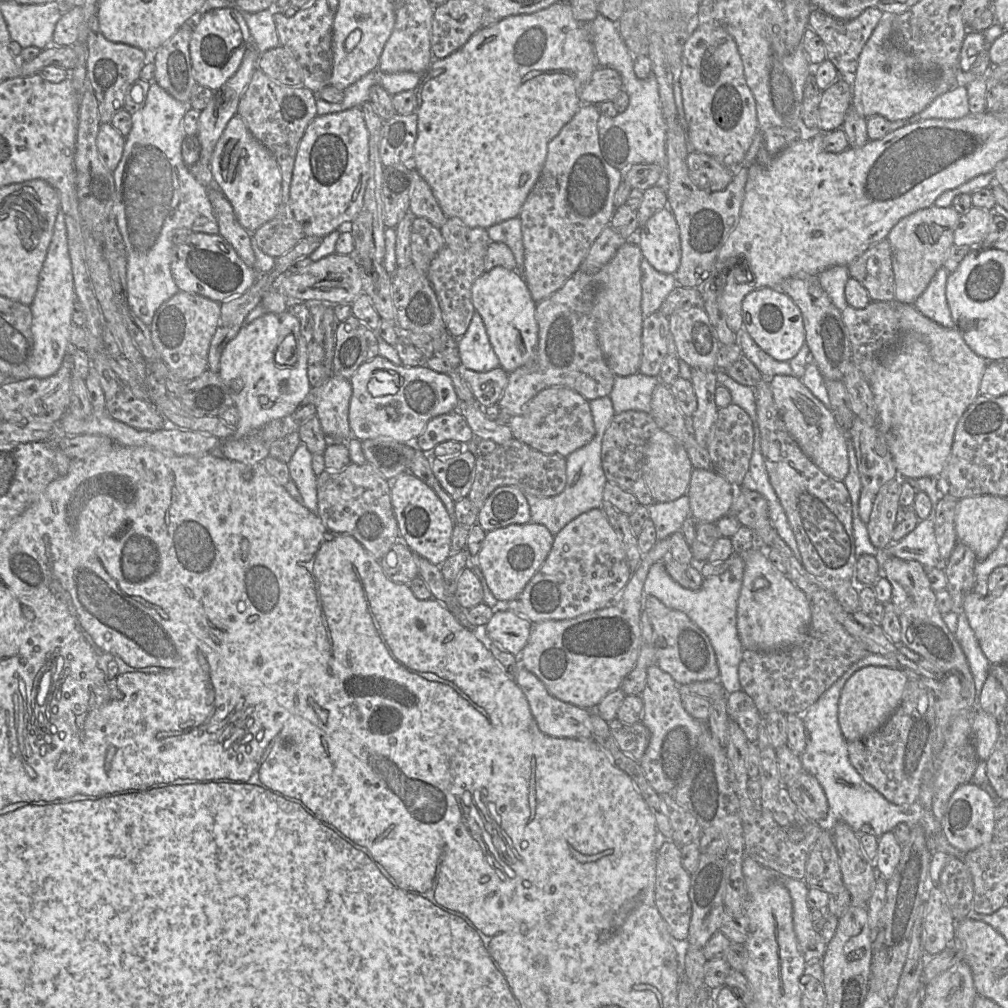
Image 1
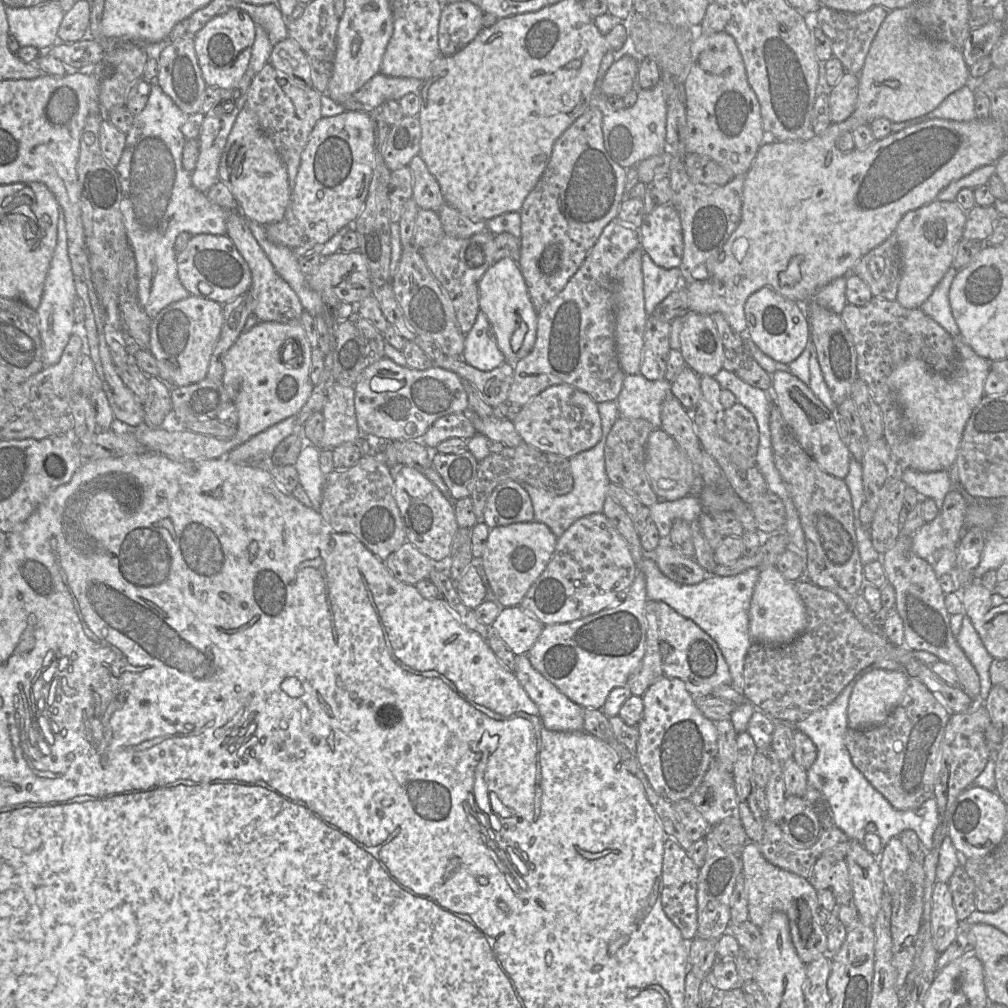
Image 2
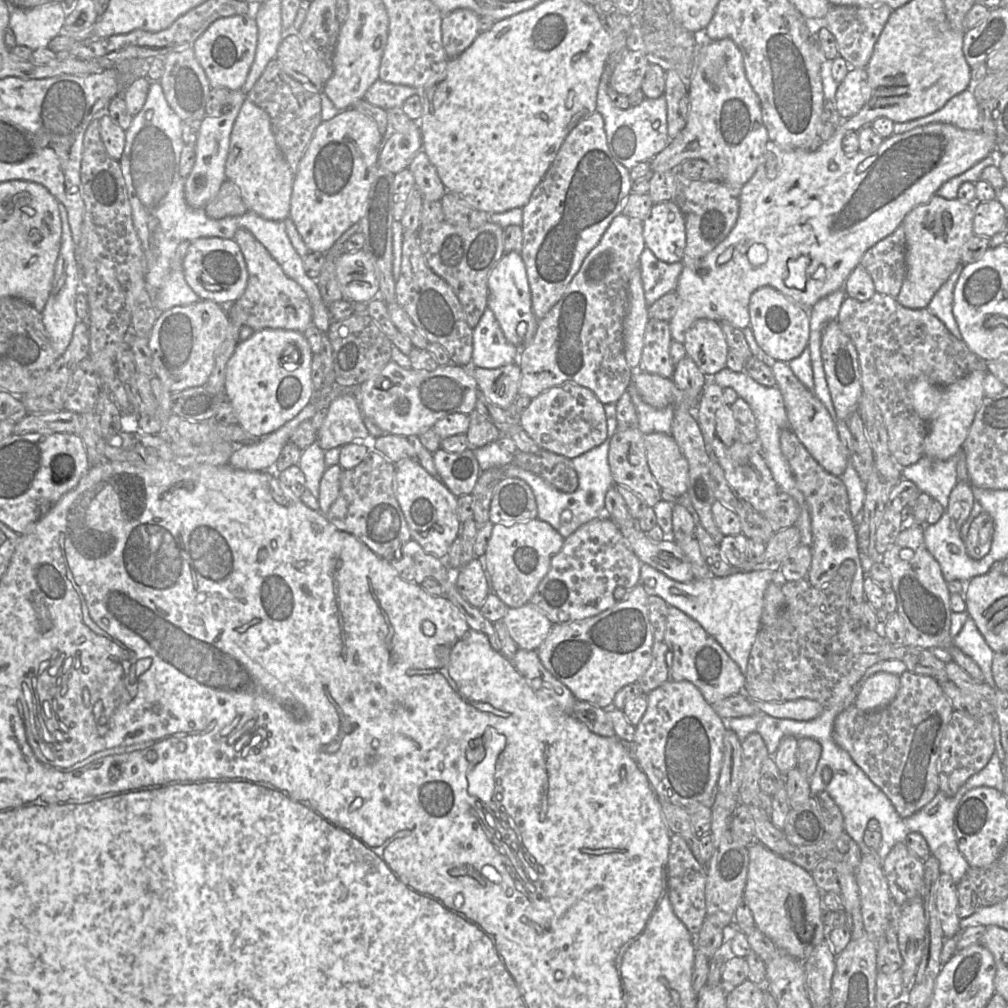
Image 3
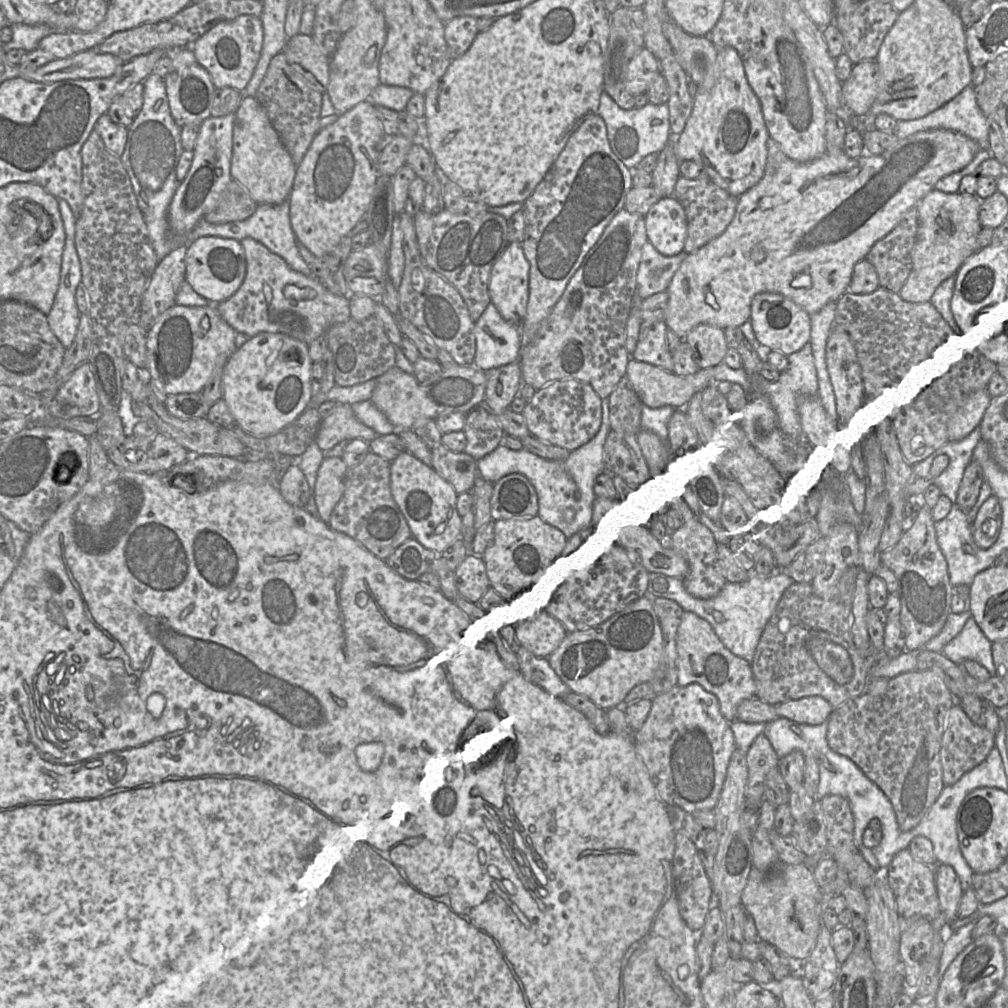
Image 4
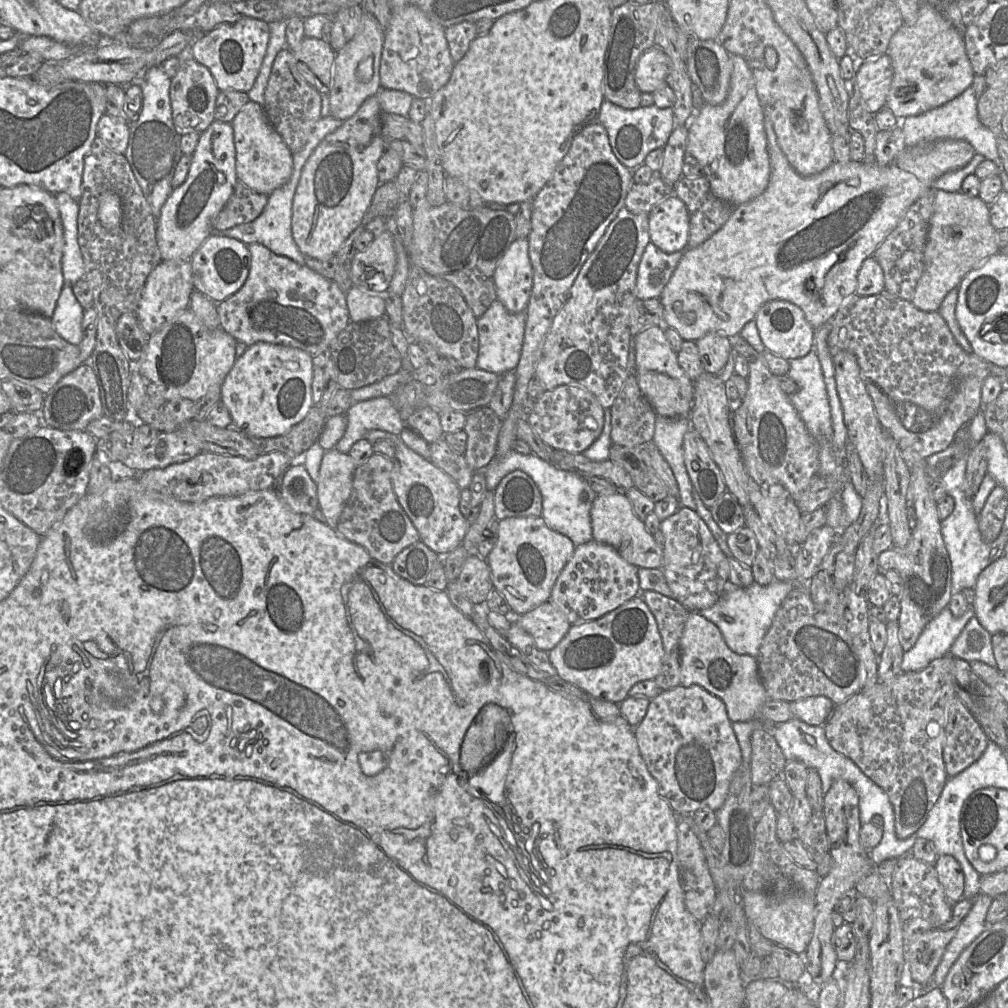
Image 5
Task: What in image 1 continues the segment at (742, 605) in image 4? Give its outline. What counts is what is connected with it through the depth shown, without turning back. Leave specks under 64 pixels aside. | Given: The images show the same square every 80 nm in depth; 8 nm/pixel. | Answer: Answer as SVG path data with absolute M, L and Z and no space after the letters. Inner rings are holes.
M733 553L729 557L729 567L724 573L704 578L700 589L691 590L673 580L664 563L658 561L650 566L644 583L645 595L654 596L665 606L685 613L708 636L718 663L718 681L728 694L741 690L738 667L744 648L738 635L736 619L744 568L743 555Z

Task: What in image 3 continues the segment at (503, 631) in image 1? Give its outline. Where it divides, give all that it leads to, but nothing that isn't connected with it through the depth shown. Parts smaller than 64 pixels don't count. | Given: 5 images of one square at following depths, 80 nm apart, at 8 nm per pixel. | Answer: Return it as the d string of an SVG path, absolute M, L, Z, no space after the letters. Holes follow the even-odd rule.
M530 603L509 608L502 621L518 649L529 651L537 651L553 626L542 611Z

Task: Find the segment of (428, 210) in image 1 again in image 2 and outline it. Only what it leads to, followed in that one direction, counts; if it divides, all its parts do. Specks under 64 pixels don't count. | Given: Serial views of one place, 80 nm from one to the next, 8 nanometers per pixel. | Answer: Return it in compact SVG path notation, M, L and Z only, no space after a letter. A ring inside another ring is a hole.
M416 155L410 161L408 168L413 175L412 198L420 209L439 212L445 203L439 183L429 172L425 162Z

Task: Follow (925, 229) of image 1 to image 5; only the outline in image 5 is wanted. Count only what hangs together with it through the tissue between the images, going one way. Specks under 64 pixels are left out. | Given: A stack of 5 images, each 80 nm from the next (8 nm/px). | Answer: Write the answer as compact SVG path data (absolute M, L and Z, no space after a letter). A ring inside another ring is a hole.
M935 191L933 215L924 251L924 271L911 302L918 309L925 312L939 310L946 295L952 289L957 288L968 273L999 252L997 231L990 221L990 205L985 203L979 196L969 197L961 191Z

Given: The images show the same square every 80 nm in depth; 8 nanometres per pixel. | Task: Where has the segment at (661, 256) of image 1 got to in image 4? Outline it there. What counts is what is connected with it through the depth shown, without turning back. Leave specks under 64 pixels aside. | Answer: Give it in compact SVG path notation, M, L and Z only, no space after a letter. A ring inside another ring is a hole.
M672 195L662 197L645 216L648 242L663 256L684 251L688 221L681 203Z

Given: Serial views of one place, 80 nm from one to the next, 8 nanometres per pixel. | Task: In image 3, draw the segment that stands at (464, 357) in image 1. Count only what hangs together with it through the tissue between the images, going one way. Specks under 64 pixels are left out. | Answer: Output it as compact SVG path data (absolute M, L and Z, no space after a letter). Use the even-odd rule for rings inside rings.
M488 307L473 329L471 364L480 368L495 369L517 363L520 349L509 343Z

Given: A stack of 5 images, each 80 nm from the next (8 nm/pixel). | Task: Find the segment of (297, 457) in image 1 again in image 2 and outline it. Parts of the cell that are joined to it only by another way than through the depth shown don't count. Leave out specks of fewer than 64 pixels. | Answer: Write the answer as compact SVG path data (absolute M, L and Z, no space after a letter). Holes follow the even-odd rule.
M305 444L294 467L299 476L300 485L312 502L312 508L319 510L325 476L320 468L320 449L313 444Z

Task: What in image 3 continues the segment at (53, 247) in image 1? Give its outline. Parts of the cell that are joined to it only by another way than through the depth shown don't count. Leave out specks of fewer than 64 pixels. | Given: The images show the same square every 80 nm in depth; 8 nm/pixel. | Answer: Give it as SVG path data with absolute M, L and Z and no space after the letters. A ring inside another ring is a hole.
M59 201L58 210L62 224L61 246L55 265L52 289L41 312L44 327L50 336L51 344L56 354L56 360L65 352L72 339L73 331L78 321L75 299L77 294L81 292L80 271L75 259L74 243L68 223L68 214L64 205Z

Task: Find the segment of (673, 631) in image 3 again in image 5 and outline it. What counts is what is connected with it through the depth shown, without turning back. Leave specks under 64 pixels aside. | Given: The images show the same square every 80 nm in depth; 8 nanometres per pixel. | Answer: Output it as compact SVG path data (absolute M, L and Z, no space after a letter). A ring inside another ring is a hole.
M690 612L680 639L681 685L698 684L720 698L731 722L760 720L760 709L769 699L759 678L756 657L733 652L719 628L698 612Z

